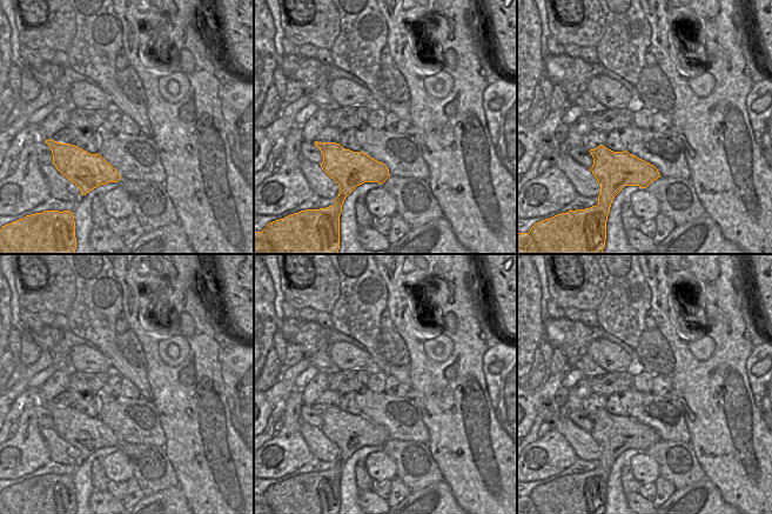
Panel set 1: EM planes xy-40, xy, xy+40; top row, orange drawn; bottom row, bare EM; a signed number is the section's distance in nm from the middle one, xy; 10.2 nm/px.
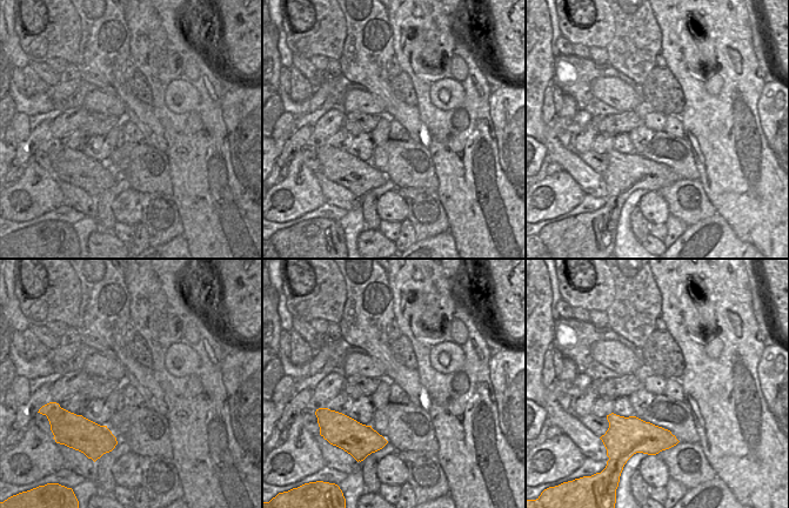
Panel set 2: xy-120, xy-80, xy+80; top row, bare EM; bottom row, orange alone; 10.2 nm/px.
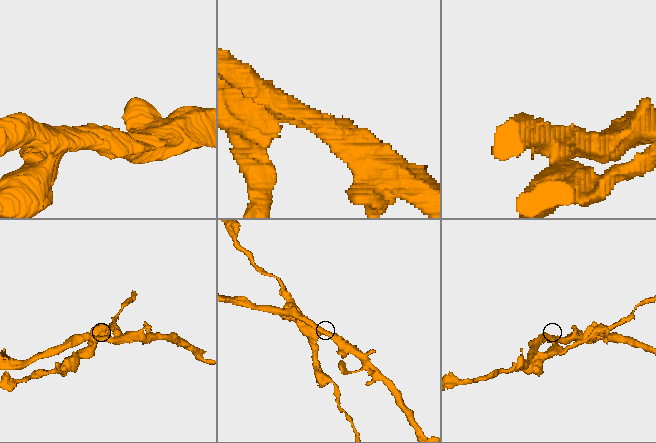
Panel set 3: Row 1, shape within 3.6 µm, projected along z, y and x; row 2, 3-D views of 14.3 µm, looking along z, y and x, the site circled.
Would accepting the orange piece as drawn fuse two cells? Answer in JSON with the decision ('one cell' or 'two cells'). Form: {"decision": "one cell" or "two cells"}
{"decision": "two cells"}

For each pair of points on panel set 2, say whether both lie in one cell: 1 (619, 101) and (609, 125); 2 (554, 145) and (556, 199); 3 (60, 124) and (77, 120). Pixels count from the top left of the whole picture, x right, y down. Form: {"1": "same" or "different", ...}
{"1": "different", "2": "different", "3": "same"}

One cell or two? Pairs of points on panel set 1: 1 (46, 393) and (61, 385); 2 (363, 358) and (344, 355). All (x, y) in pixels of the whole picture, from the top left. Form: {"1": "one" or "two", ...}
{"1": "one", "2": "one"}

